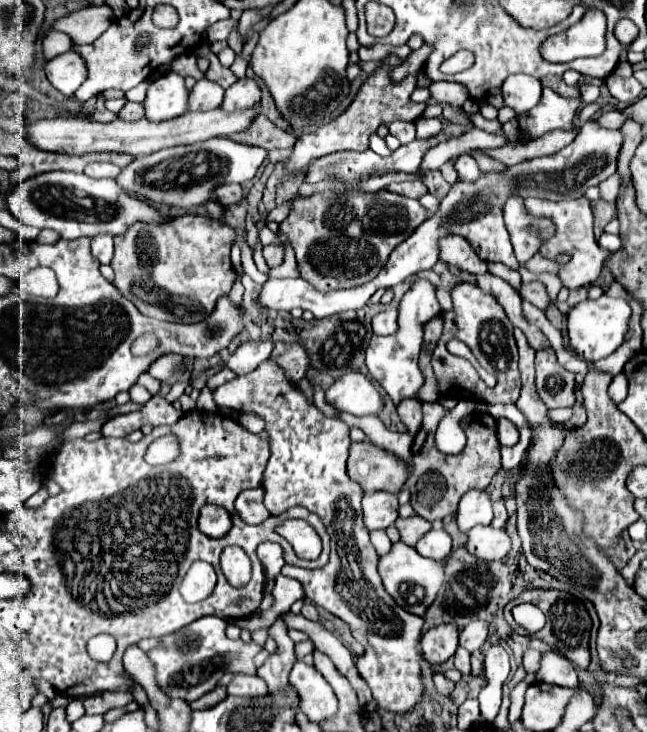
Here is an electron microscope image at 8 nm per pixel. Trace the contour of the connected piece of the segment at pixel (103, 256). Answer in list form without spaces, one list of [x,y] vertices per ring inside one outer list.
[[[97,235],[91,239],[91,253],[93,257],[107,265],[111,263],[111,257],[113,257],[113,237],[111,235]]]

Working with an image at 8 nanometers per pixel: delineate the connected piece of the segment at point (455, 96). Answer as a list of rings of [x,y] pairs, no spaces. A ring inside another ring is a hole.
[[[443,81],[431,83],[429,91],[437,103],[447,103],[447,105],[455,105],[455,107],[461,107],[469,99],[467,89],[459,83],[443,83]]]

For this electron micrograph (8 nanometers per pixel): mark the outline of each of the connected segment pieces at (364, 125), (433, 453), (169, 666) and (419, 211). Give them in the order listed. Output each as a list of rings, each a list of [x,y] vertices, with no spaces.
[[[397,57],[385,59],[383,65],[371,77],[367,77],[367,81],[361,85],[357,97],[353,99],[353,103],[345,109],[345,113],[341,117],[337,117],[329,125],[319,127],[315,133],[299,135],[299,139],[283,167],[287,171],[297,171],[297,169],[303,169],[305,165],[309,165],[315,157],[323,157],[323,155],[329,155],[335,151],[355,151],[355,149],[365,151],[365,149],[369,149],[369,133],[377,131],[377,127],[381,123],[389,125],[391,121],[415,121],[417,117],[421,117],[425,103],[411,101],[411,93],[417,87],[417,79],[405,77],[401,83],[393,83],[389,79],[389,71],[393,67],[397,67],[399,63],[403,63],[403,61]]]
[[[423,403],[423,425],[419,433],[413,439],[411,447],[411,475],[407,479],[407,487],[411,491],[411,505],[427,521],[443,519],[447,515],[453,515],[457,511],[459,499],[471,491],[483,491],[495,477],[495,473],[501,469],[501,455],[499,455],[499,443],[495,439],[495,419],[489,413],[475,411],[467,415],[461,421],[461,427],[467,435],[467,445],[461,453],[457,455],[445,455],[435,447],[435,429],[441,421],[441,417],[447,413],[445,407],[439,403]]]
[[[201,617],[183,629],[177,629],[177,633],[169,633],[167,637],[159,639],[159,645],[147,653],[149,661],[155,665],[155,681],[163,693],[169,697],[179,697],[185,701],[195,701],[217,687],[217,681],[225,673],[249,673],[255,675],[253,657],[261,651],[261,647],[251,641],[243,643],[241,639],[231,641],[225,635],[223,619],[219,617]]]
[[[381,189],[379,193],[315,193],[309,199],[297,199],[291,207],[289,217],[279,225],[279,231],[289,239],[291,247],[295,249],[299,273],[301,277],[311,283],[319,291],[335,291],[335,289],[349,289],[355,285],[363,285],[377,277],[379,269],[387,263],[391,251],[405,241],[413,229],[417,229],[427,219],[427,209],[417,201],[409,199],[391,191]]]

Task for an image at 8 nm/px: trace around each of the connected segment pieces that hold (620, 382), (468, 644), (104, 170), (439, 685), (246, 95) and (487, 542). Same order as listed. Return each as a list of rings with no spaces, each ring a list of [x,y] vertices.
[[[619,373],[619,375],[611,381],[607,393],[609,393],[609,397],[611,397],[611,401],[613,401],[615,405],[619,405],[619,403],[627,397],[627,379],[625,379],[623,373]]]
[[[473,621],[459,633],[459,645],[465,647],[469,653],[473,653],[485,645],[487,633],[489,633],[489,623]]]
[[[91,163],[91,165],[85,167],[85,173],[89,177],[95,177],[95,179],[101,179],[101,177],[115,179],[121,173],[121,169],[117,165],[113,165],[113,163]]]
[[[433,673],[433,683],[435,683],[437,693],[439,693],[439,695],[443,695],[443,697],[451,695],[451,691],[455,689],[455,683],[453,683],[453,681],[449,681],[449,679],[445,679],[445,677],[443,677],[443,673]]]
[[[239,79],[237,83],[233,83],[223,97],[221,109],[227,109],[227,113],[233,111],[241,111],[241,109],[249,109],[255,103],[259,103],[261,99],[261,89],[253,79]]]
[[[477,525],[467,533],[467,551],[481,561],[499,561],[511,549],[511,539],[505,531]]]

